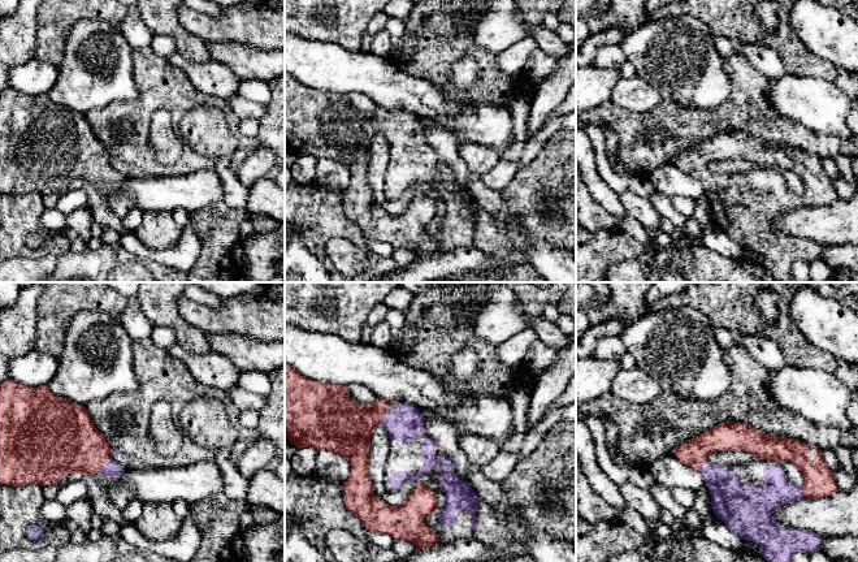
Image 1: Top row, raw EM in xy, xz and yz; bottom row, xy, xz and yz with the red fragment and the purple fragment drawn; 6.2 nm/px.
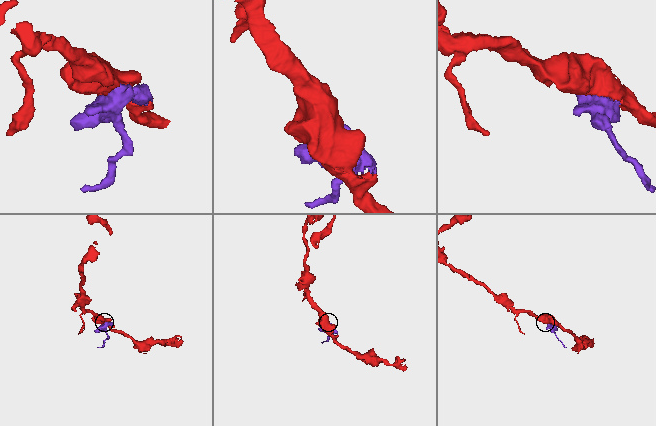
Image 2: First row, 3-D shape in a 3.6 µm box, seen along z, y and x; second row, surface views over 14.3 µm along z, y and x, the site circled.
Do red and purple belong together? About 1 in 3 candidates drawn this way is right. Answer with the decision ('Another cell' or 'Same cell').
Same cell

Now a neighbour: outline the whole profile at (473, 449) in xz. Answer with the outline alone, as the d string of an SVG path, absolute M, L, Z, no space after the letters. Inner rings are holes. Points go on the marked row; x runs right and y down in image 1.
M465 433L459 446L465 453L469 464L474 467L485 466L500 451L500 446L494 440L472 433Z

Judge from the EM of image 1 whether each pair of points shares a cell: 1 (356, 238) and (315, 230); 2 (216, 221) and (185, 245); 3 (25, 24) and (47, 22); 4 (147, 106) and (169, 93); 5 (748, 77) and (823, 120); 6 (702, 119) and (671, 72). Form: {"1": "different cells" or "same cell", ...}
{"1": "same cell", "2": "different cells", "3": "different cells", "4": "same cell", "5": "different cells", "6": "different cells"}

